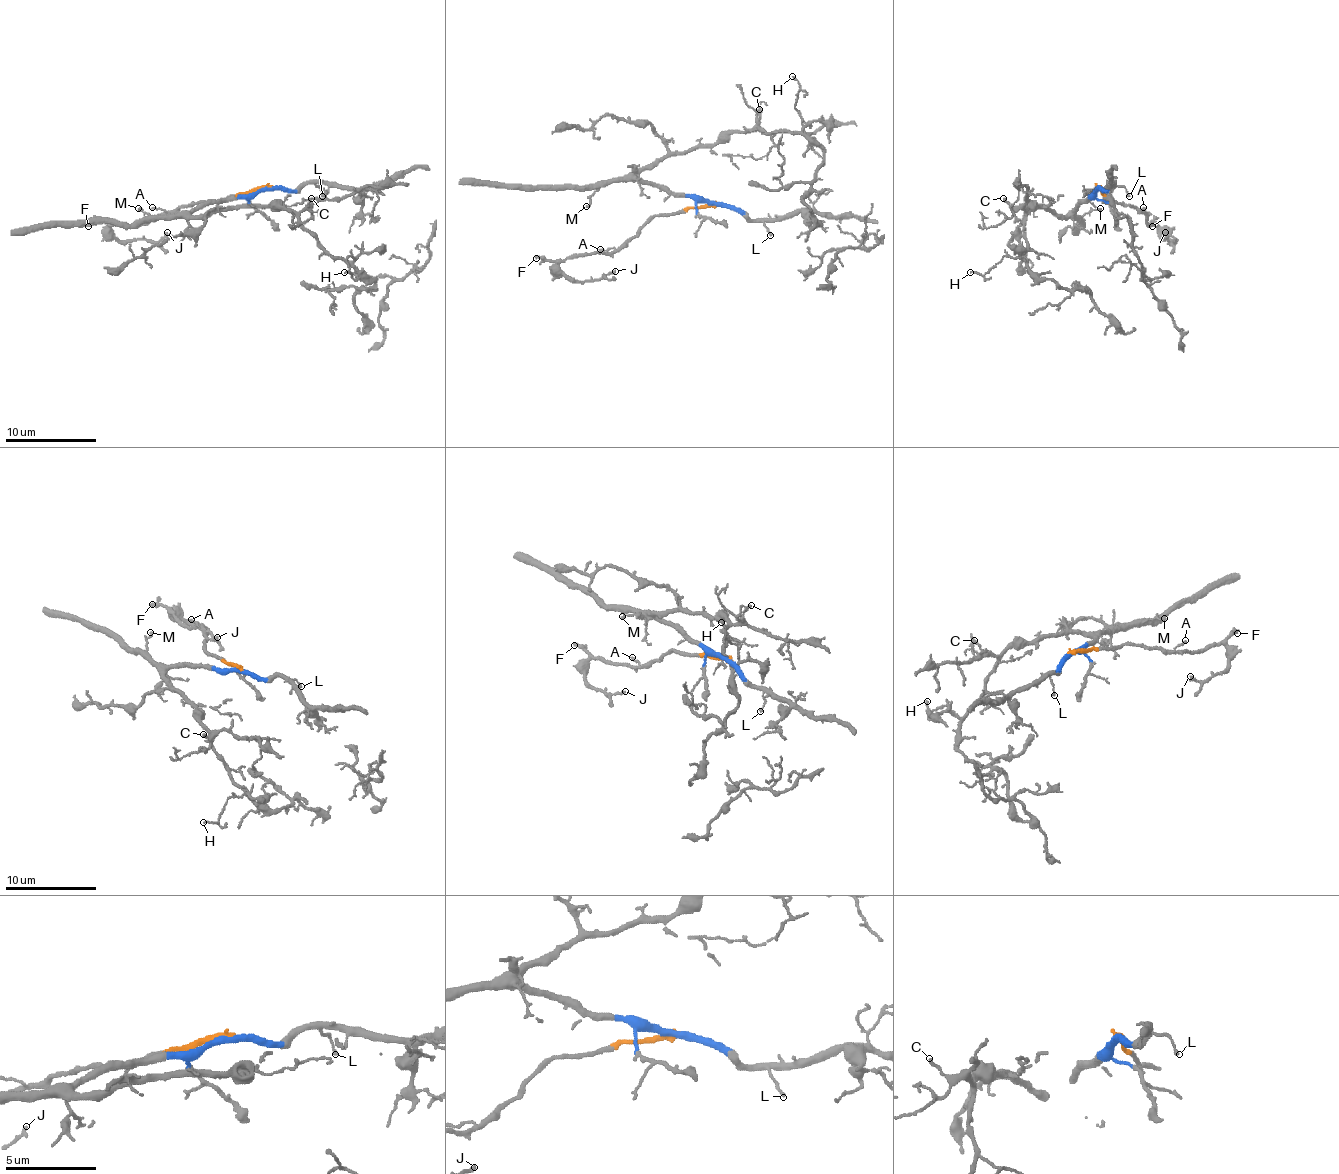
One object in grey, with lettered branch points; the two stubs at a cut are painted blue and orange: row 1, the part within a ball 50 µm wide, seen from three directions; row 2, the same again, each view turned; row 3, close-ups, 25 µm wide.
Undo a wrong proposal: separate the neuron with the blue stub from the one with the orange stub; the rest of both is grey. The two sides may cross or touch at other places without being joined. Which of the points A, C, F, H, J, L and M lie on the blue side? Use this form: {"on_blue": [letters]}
{"on_blue": ["C", "H", "L", "M"]}

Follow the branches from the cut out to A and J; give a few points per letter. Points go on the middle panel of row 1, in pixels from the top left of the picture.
A: (714, 204), (654, 215), (618, 247), (599, 250)
J: (714, 204), (654, 215), (611, 252), (567, 256), (558, 266), (569, 279), (602, 279), (615, 270)

